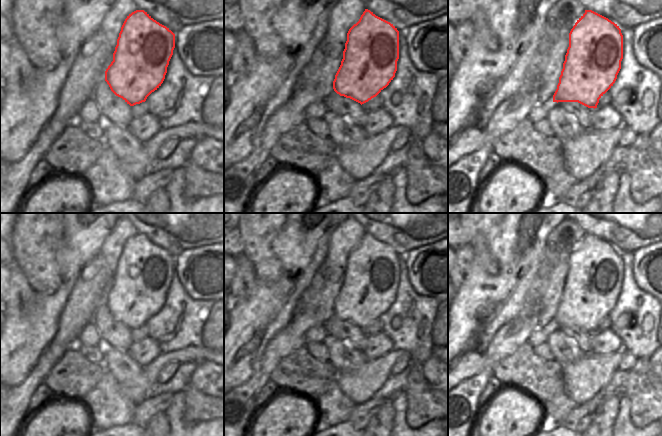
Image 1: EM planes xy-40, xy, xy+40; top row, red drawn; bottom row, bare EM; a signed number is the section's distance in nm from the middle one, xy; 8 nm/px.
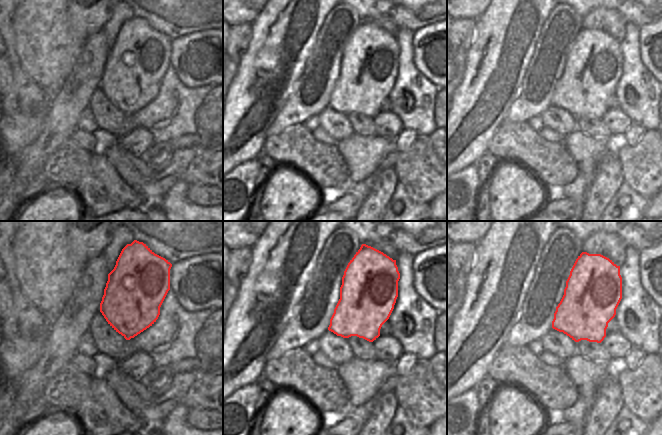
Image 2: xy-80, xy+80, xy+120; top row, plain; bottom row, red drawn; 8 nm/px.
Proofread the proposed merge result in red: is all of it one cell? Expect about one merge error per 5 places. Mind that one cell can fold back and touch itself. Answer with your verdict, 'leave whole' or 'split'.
leave whole

